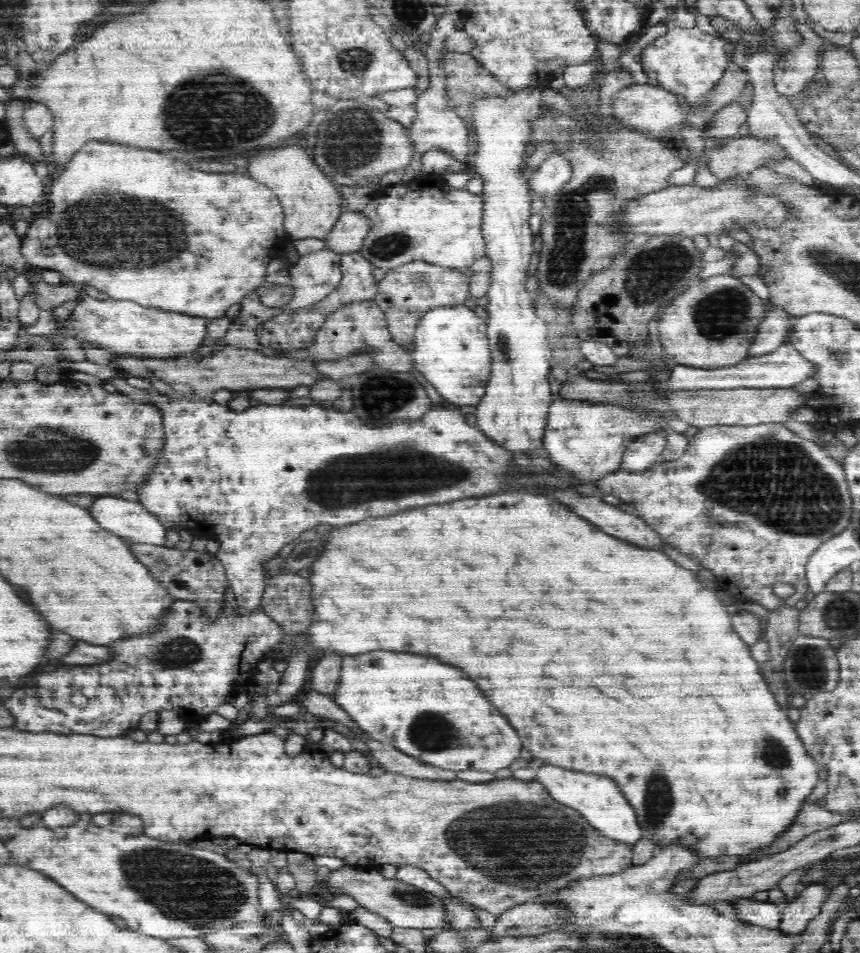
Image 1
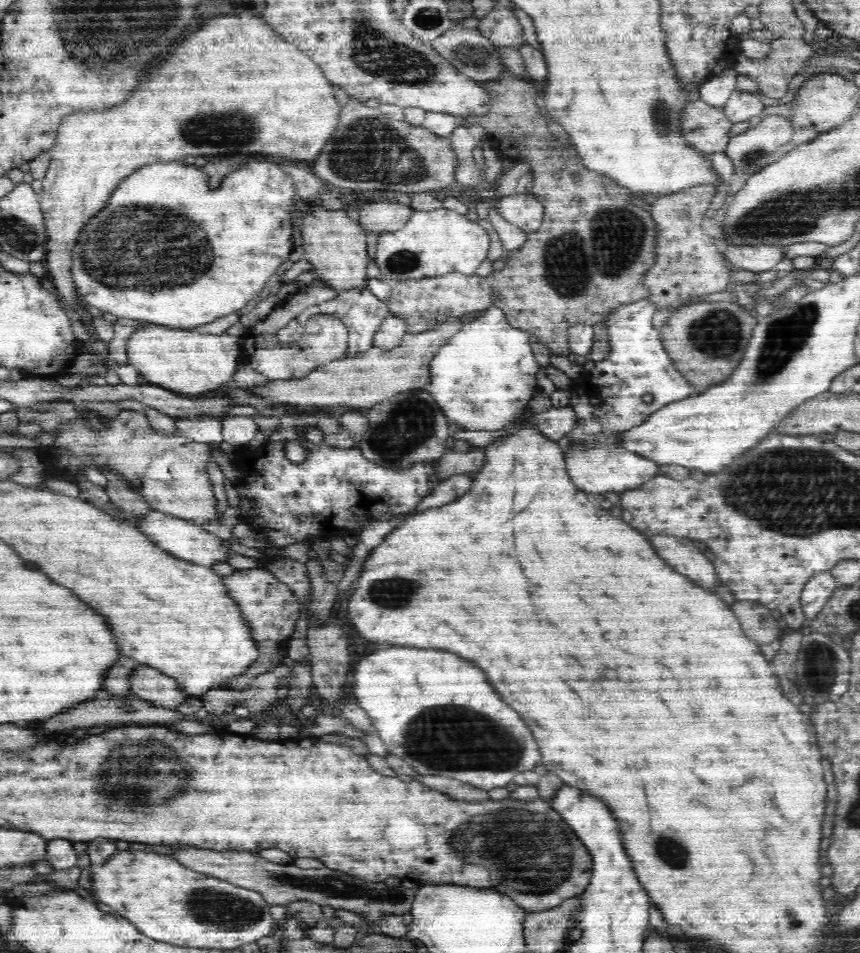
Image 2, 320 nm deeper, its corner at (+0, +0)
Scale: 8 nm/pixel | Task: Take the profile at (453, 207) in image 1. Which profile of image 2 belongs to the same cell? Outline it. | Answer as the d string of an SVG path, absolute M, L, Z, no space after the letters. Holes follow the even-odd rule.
M450 208L435 210L411 209L407 222L395 232L384 232L378 238L374 264L384 279L393 282L419 277L443 276L448 272L475 275L486 260L492 238L485 225L468 220Z

